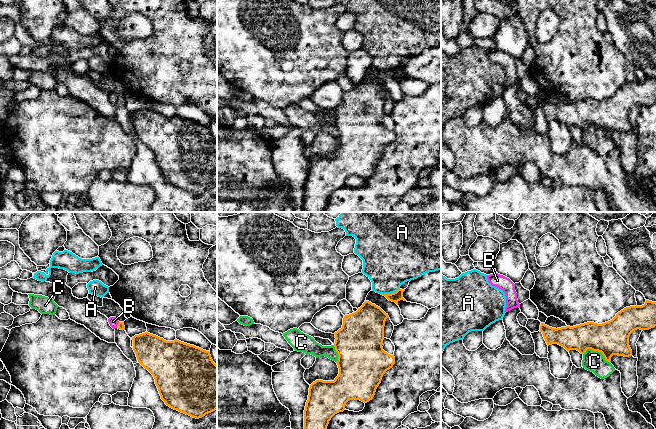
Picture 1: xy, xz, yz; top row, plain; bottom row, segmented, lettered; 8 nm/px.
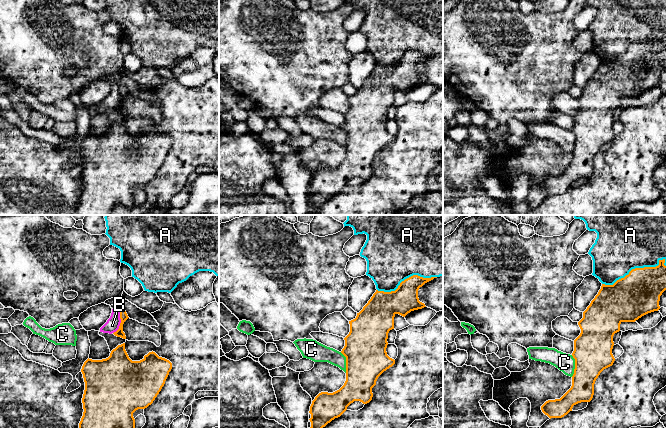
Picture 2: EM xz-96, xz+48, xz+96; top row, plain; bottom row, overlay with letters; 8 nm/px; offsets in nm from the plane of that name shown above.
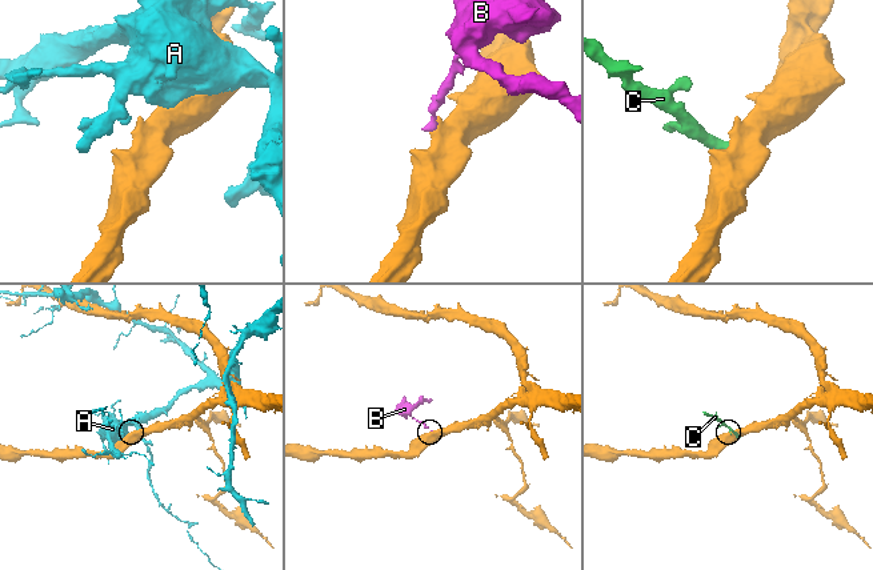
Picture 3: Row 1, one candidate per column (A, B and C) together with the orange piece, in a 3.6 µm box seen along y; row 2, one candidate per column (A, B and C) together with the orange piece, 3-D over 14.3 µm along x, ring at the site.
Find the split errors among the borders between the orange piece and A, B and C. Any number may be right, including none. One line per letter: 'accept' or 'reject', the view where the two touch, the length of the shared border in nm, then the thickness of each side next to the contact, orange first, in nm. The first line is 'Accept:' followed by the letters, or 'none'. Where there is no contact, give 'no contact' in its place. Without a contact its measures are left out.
Accept: none
A: reject | xz | 160 nm | 80/400 nm
B: reject | xy | 50 nm | 50/80 nm
C: reject | yz | 240 nm | 280/170 nm

